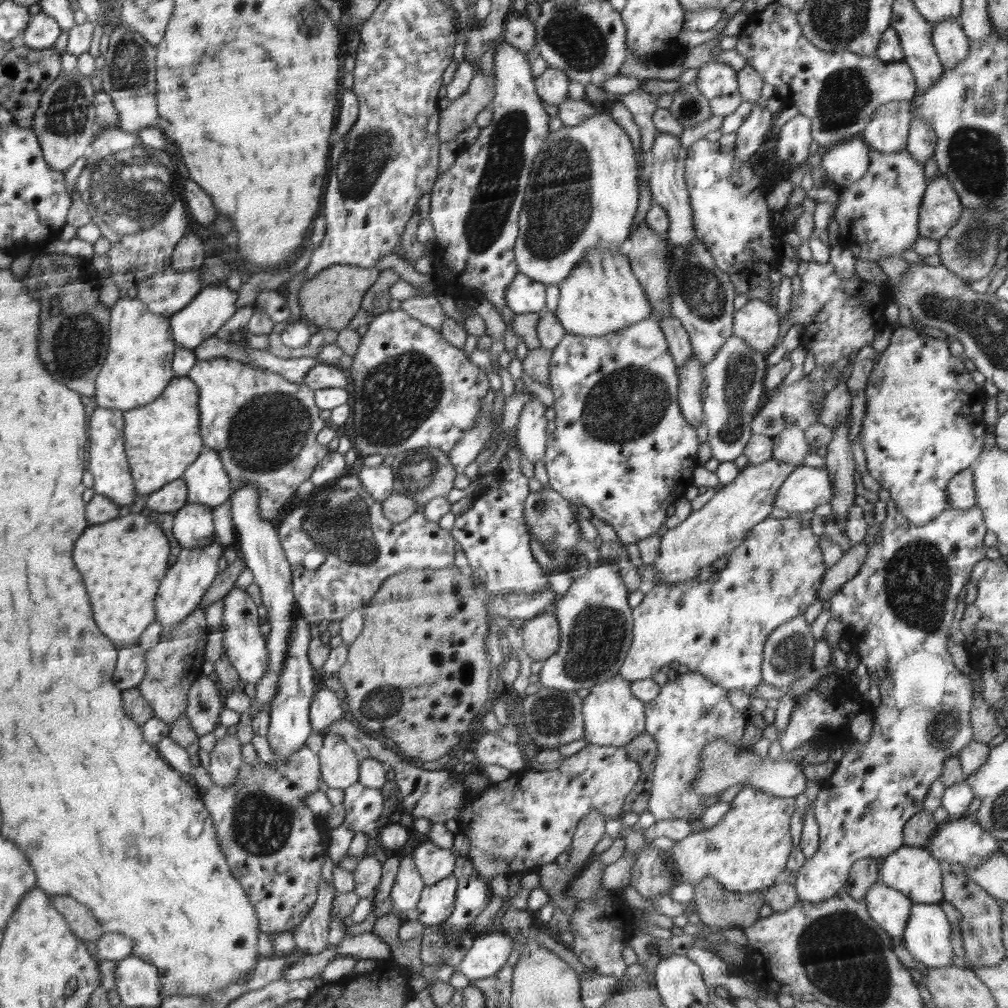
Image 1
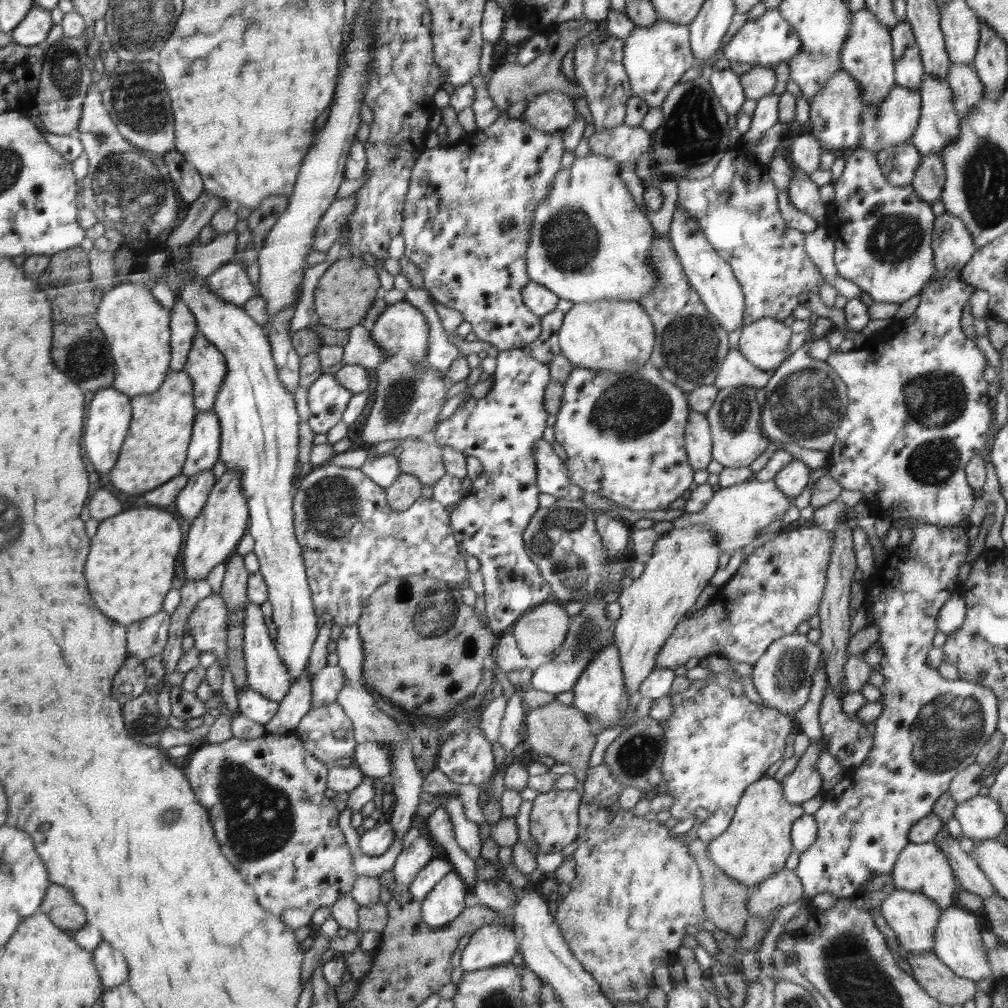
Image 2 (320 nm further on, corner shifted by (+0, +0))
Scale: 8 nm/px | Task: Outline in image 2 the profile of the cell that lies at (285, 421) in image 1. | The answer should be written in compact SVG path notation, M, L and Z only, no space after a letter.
M200 331L194 335L192 348L182 371L193 380L196 409L212 409L228 370L225 356Z

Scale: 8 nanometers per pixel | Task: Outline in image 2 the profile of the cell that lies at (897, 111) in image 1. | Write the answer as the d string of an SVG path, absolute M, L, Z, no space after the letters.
M904 144L882 150L876 156L886 181L894 186L908 186L914 179L921 155L912 144Z

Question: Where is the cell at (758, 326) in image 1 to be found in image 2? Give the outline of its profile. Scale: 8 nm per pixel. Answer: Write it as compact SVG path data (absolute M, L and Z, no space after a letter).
M765 316L760 320L751 322L748 326L742 327L738 342L738 349L754 366L762 370L778 368L788 355L788 343L793 335L791 327L786 326L783 321Z

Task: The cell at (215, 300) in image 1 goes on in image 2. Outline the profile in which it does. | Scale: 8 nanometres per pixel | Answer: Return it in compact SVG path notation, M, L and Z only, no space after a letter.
M239 259L226 262L207 276L206 282L221 299L239 307L254 297L254 284Z

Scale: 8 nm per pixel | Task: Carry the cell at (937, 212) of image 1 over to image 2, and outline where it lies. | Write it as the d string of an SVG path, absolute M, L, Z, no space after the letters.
M947 211L935 217L932 246L935 269L948 277L956 276L978 250L960 217Z

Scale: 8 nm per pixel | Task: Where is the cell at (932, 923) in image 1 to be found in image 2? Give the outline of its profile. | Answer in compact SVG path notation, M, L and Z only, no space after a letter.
M950 906L942 909L938 924L935 926L935 945L932 952L954 971L954 974L978 981L988 978L992 974L990 963L988 962L987 949L983 945L979 931L979 924L974 913L960 908L960 906Z

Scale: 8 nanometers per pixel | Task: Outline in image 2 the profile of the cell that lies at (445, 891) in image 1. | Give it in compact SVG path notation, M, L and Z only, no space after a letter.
M450 872L450 878L430 894L430 898L424 898L418 903L421 909L420 916L431 927L443 927L456 920L460 912L464 912L464 896L466 888L460 880L458 873Z

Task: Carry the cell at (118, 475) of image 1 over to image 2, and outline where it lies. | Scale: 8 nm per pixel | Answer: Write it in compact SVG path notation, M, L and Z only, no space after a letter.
M110 386L97 390L90 402L89 418L85 426L86 456L94 465L96 472L110 472L116 464L121 446L129 434L131 421L131 397Z

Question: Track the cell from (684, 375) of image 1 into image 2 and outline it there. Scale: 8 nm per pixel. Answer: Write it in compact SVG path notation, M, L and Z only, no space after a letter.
M692 410L685 426L685 449L688 462L696 471L712 462L711 430L704 412Z

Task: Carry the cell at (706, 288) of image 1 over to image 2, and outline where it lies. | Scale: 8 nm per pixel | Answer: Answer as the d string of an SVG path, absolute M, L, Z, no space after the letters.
M738 348L729 349L718 370L718 377L713 386L719 389L744 386L754 387L758 390L766 387L771 378L765 370L754 366L744 357Z

